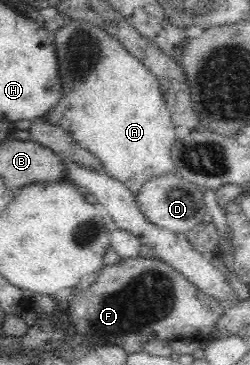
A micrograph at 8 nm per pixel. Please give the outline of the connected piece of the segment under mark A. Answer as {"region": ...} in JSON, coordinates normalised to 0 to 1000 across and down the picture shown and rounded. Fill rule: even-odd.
{"region":[[[272,55],[224,93],[224,142],[232,142],[232,203],[248,219],[248,268],[216,290],[188,326],[252,351],[368,430],[408,447],[412,466],[468,496],[492,499],[540,534],[560,532],[568,510],[608,485],[680,474],[708,477],[680,408],[708,381],[696,337],[664,290],[640,227],[568,173],[560,173],[460,99],[436,96],[412,77],[344,58]]]}

